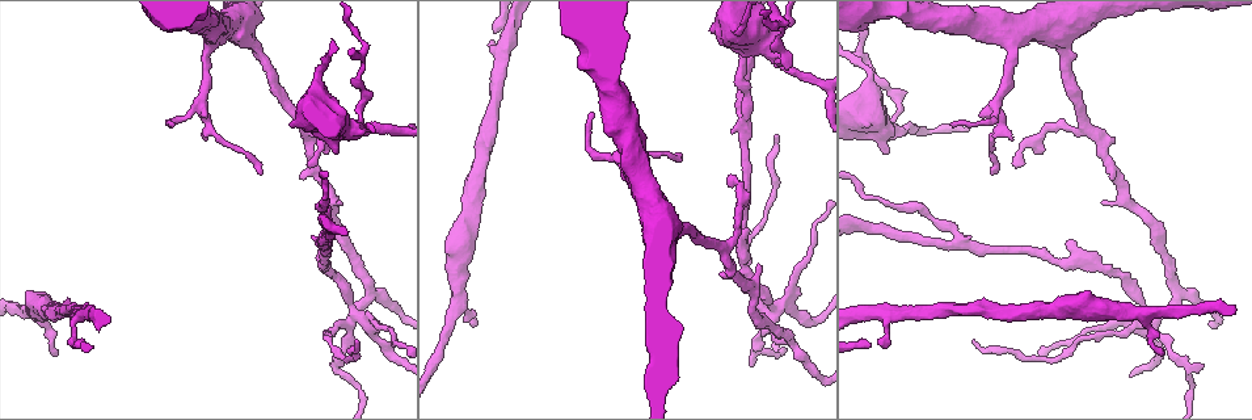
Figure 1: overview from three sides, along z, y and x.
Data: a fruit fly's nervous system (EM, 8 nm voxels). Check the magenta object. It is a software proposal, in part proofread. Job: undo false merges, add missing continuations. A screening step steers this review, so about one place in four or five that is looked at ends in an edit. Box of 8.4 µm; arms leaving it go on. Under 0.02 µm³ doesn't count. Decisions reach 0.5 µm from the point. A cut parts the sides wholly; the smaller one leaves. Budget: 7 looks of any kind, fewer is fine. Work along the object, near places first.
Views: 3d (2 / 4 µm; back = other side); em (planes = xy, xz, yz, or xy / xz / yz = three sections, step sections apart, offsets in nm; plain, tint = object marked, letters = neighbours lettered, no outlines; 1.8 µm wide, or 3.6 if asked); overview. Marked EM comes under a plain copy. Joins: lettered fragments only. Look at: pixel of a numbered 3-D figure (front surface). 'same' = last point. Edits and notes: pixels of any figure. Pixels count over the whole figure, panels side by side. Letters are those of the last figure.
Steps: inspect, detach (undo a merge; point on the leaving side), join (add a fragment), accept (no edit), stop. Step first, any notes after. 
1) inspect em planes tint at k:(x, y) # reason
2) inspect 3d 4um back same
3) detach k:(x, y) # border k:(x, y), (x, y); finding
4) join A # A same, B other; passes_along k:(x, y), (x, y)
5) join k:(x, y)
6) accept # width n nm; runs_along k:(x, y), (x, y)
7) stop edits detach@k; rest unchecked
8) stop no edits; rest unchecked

inspect 3d 4um at 1:(1014, 164) # thin end

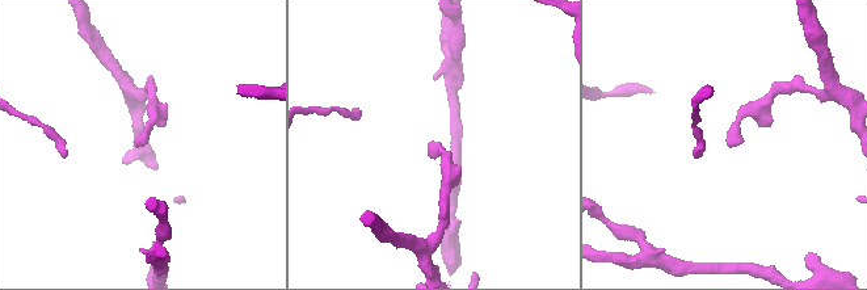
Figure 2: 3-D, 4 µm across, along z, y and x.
inspect em 3.6um planes letters at 2:(725, 140)

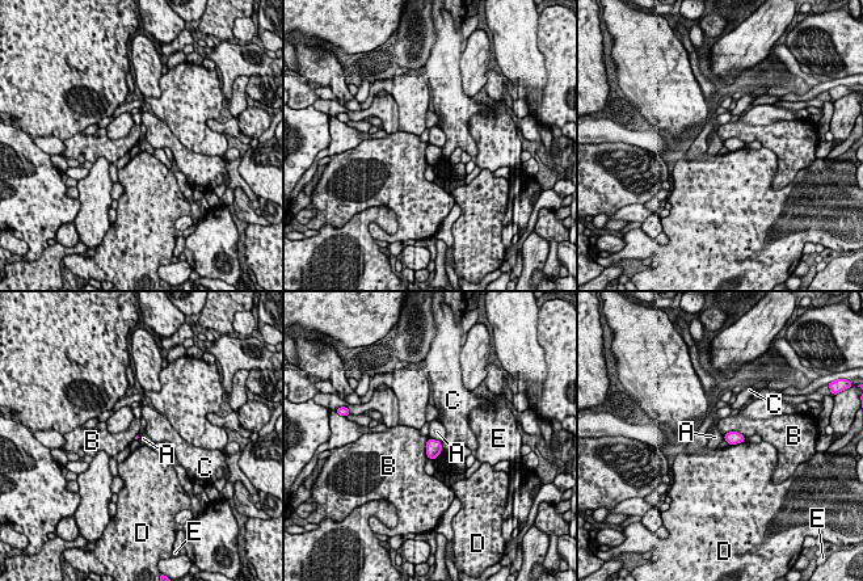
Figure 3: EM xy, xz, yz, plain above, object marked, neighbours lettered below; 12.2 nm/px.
accept # A other, B other, C other, D other, E other; border 3:(429, 437), (441, 443); no lettered fragment goes on from it

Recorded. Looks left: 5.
inspect em yz step 16 letters at 1:(744, 125) # a fork

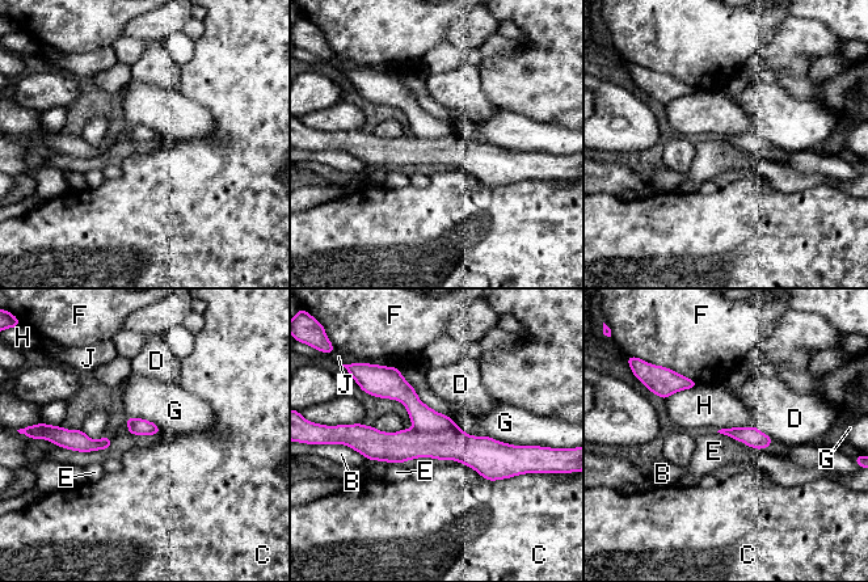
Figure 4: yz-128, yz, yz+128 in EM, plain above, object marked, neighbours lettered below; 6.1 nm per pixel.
inspect em planes letters same

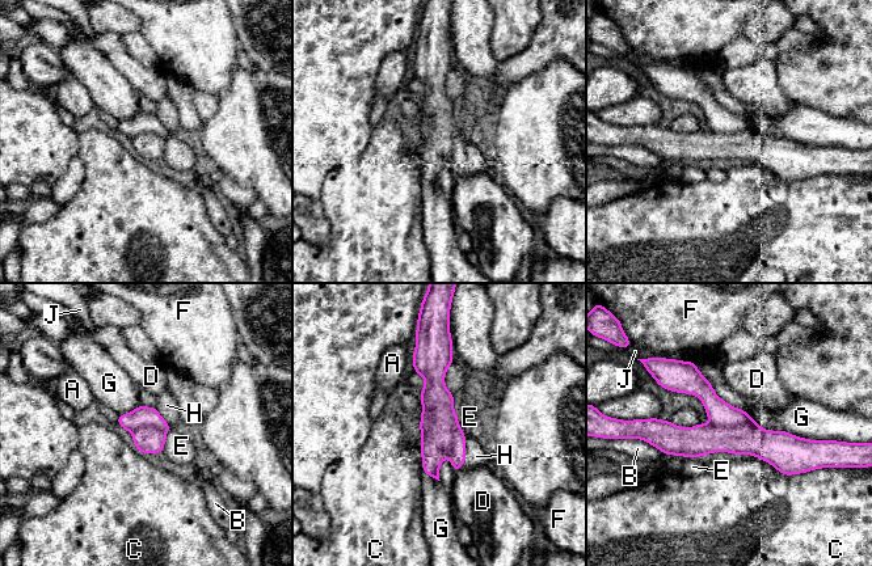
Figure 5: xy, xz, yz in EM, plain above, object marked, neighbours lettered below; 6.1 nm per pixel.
detach 5:(749, 438) # longest_contact C 500 nm; A other, B other, C other, D other, E other, F other, G other, H other, J other; part_leaving 5:(654, 423), (670, 439), (811, 444); two neurons meet here

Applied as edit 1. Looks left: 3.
stop edits detach@5; rest unchecked

